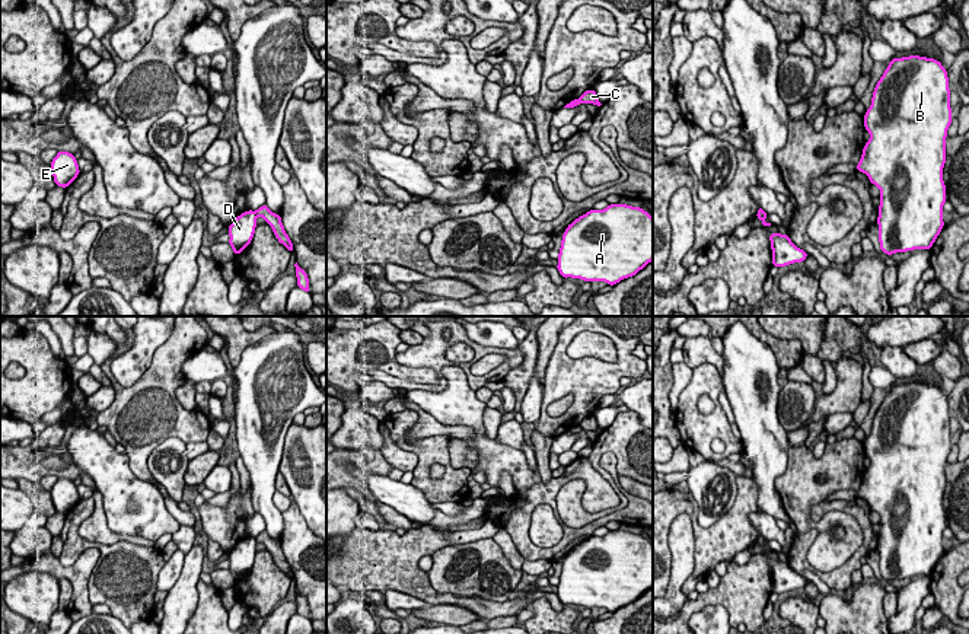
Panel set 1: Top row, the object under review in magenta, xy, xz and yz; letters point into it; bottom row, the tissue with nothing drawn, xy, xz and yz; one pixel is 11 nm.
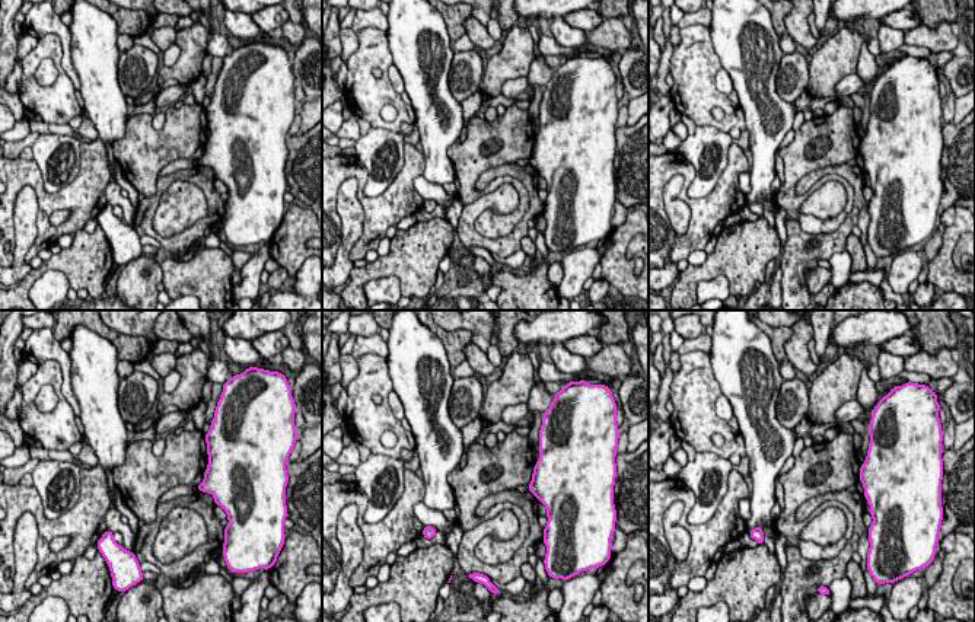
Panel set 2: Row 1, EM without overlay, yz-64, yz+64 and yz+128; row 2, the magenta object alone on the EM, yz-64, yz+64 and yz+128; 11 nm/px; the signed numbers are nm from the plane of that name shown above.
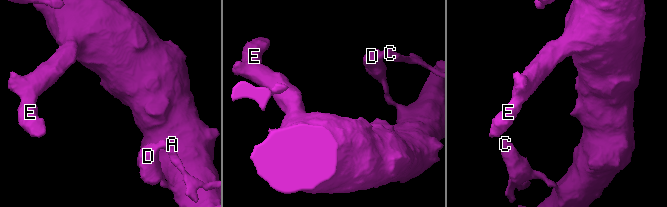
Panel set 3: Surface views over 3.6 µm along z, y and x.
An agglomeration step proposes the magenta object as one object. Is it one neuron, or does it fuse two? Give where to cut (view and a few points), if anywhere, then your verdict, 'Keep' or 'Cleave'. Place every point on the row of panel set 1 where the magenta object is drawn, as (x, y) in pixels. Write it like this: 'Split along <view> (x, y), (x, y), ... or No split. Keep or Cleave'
Split along xy (254, 212), (257, 216). Cleave

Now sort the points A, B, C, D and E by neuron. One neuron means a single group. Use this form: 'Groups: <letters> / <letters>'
Groups: A B D E / C

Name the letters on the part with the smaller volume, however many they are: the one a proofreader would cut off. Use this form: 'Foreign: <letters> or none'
Foreign: C

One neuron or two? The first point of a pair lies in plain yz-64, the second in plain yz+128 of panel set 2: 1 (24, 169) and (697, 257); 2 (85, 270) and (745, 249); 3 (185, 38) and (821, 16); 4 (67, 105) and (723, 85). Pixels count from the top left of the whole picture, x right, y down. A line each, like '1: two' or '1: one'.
1: two
2: one
3: two
4: two

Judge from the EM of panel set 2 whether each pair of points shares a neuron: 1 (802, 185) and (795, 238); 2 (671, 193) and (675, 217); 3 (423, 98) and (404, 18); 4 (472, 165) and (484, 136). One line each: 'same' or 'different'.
1: same
2: same
3: same
4: same

